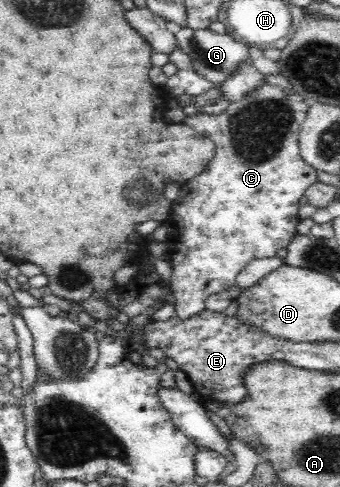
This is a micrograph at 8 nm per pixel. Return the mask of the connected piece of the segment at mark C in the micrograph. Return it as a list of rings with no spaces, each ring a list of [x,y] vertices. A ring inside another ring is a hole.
[[[265,84],[231,103],[219,115],[197,112],[186,116],[182,122],[208,136],[216,146],[216,153],[203,173],[181,185],[178,197],[173,201],[172,213],[164,221],[168,227],[164,242],[168,246],[172,268],[170,286],[175,298],[176,316],[188,317],[206,310],[206,297],[238,284],[237,277],[249,261],[273,258],[276,251],[287,247],[298,234],[296,225],[301,220],[298,201],[318,183],[318,173],[300,157],[299,152],[299,133],[308,117],[308,109],[302,96],[296,93],[288,96],[282,88]]]

